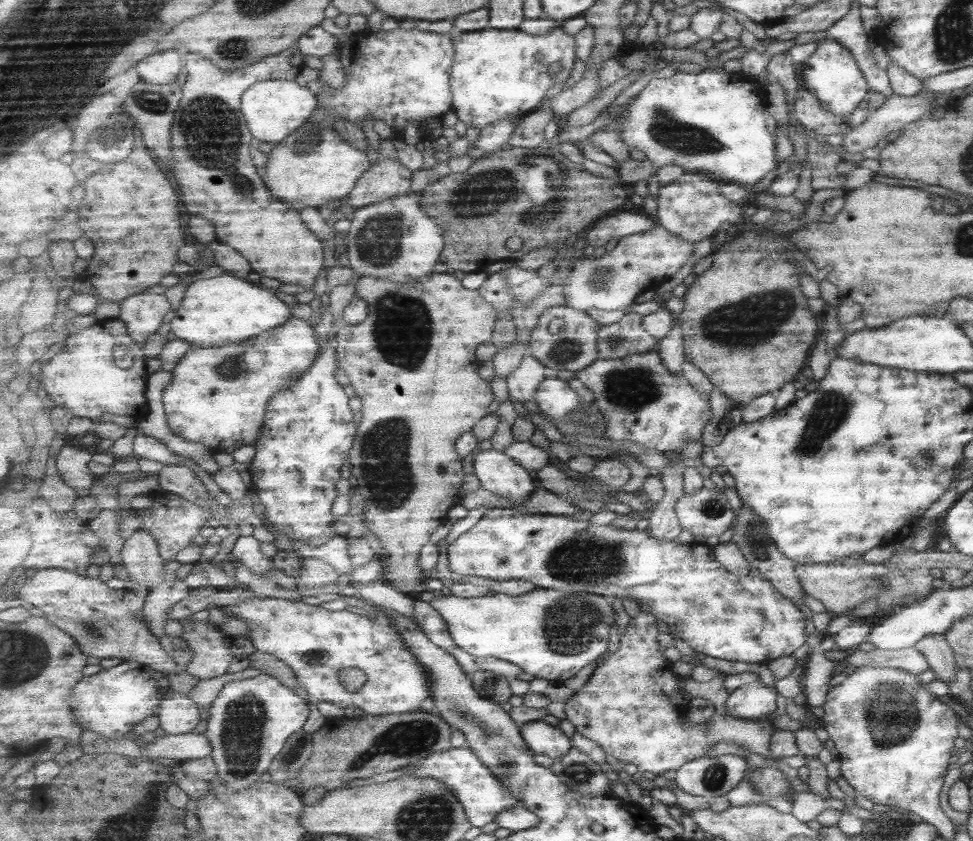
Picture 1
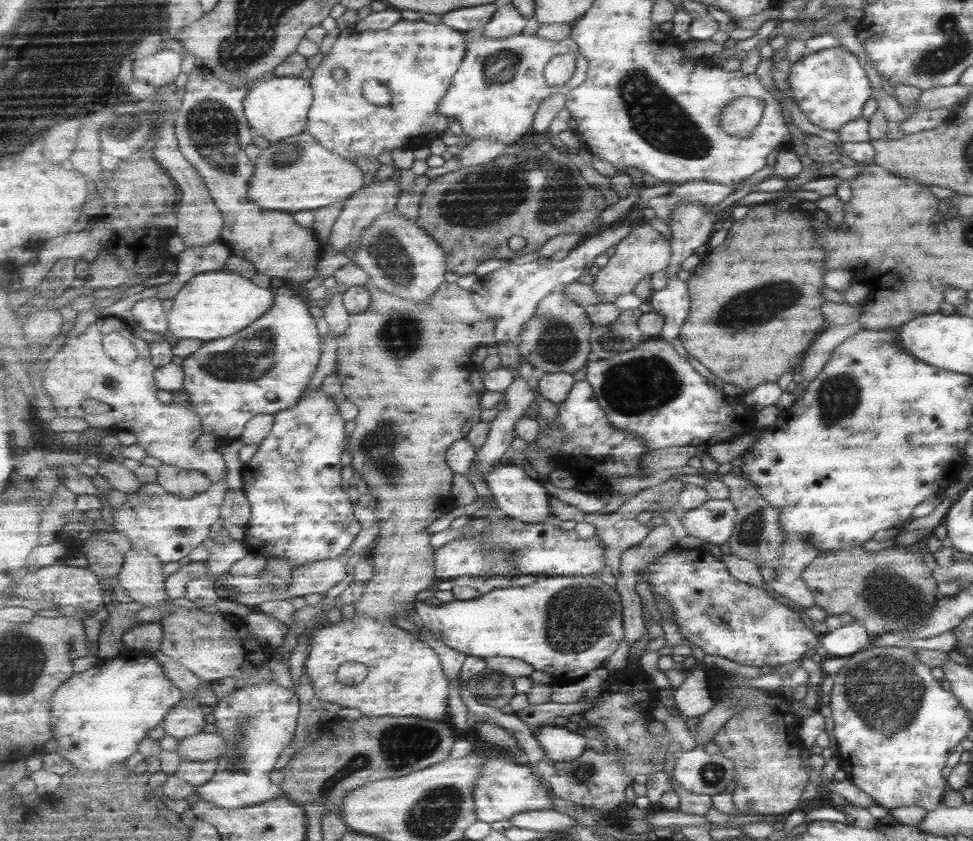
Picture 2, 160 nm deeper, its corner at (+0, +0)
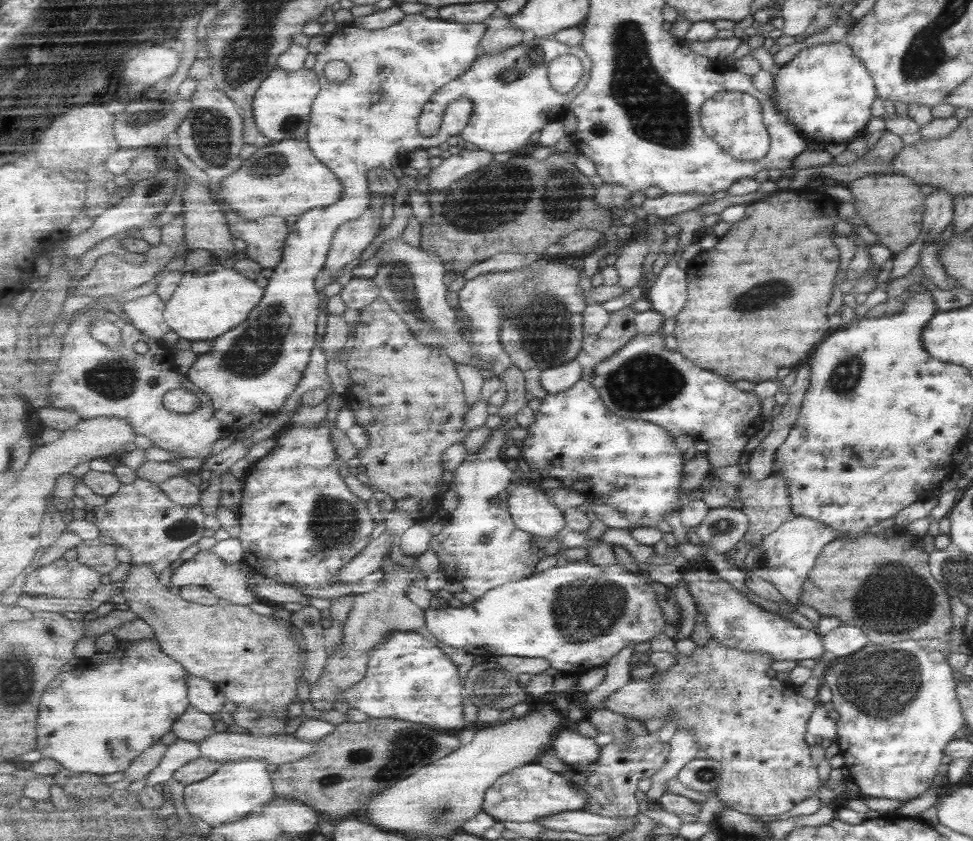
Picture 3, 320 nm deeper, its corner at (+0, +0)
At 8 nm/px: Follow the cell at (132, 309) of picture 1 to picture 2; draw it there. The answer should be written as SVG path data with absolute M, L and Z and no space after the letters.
M147 297L136 302L132 307L132 316L134 324L155 334L167 334L170 328L168 313L163 310L163 300L155 297Z

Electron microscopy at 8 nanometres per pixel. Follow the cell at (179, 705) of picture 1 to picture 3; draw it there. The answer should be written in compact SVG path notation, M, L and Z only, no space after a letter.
M190 707L186 714L174 724L172 733L176 734L180 739L199 743L216 733L215 720L211 718L209 713Z

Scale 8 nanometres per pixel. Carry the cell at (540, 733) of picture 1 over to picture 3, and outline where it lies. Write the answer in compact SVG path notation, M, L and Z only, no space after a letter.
M574 727L564 728L555 739L555 754L568 765L589 766L599 760L602 747L593 738L582 736Z

